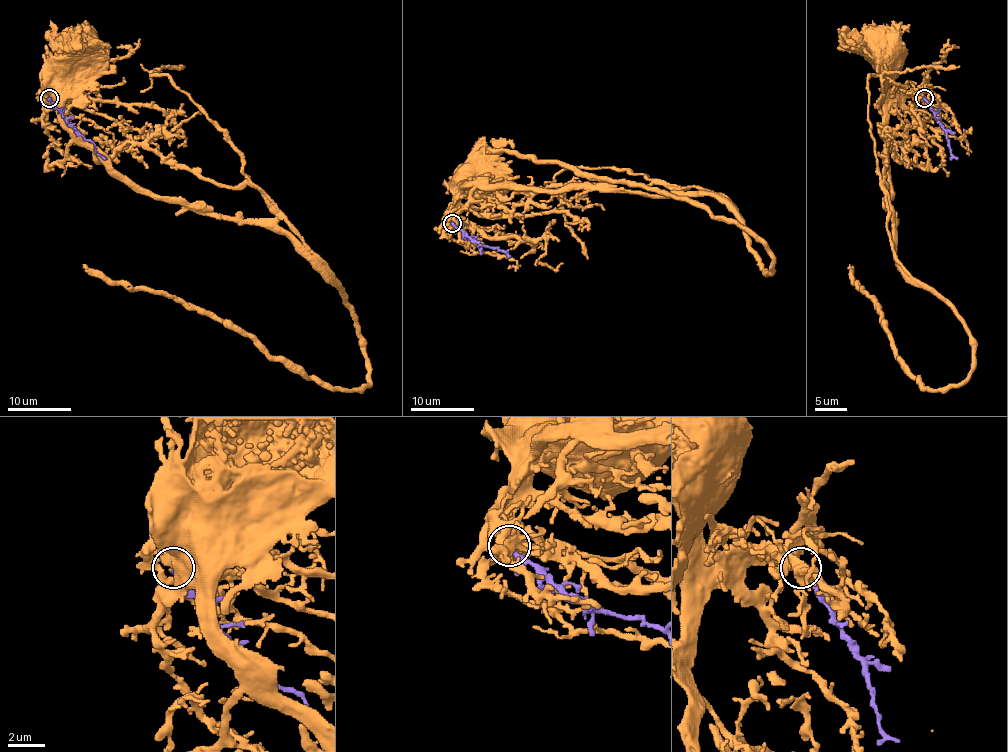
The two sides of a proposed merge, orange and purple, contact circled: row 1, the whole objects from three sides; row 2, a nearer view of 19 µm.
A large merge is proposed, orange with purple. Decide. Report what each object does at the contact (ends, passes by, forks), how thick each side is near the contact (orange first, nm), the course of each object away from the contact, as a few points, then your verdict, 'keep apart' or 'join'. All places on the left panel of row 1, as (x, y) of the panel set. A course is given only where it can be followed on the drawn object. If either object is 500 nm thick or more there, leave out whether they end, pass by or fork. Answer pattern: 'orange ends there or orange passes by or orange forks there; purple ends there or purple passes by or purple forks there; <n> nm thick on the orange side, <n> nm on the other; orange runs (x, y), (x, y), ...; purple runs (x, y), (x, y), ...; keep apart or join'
550 nm thick on the orange side, 360 nm on the other; orange runs (48, 98), (77, 79), (80, 58); purple runs (48, 98), (67, 121), (107, 159); join

